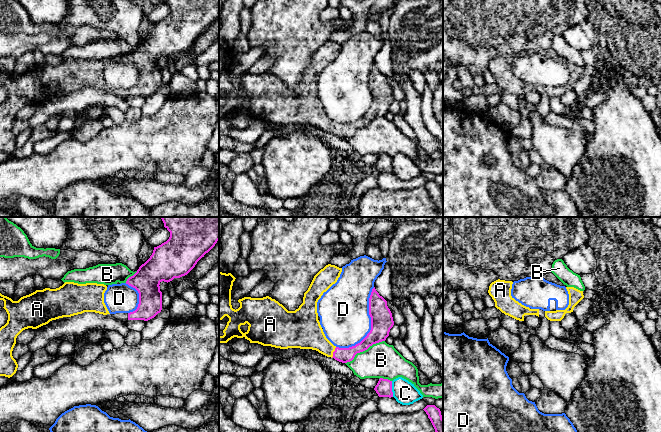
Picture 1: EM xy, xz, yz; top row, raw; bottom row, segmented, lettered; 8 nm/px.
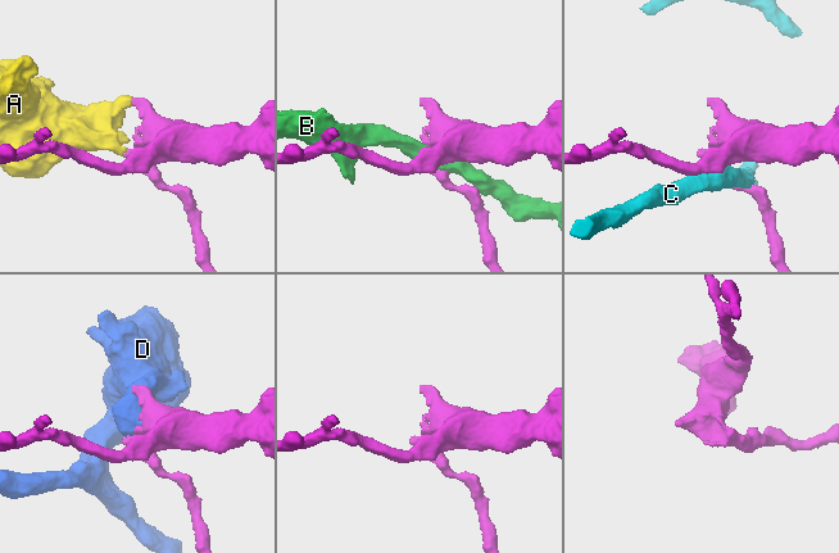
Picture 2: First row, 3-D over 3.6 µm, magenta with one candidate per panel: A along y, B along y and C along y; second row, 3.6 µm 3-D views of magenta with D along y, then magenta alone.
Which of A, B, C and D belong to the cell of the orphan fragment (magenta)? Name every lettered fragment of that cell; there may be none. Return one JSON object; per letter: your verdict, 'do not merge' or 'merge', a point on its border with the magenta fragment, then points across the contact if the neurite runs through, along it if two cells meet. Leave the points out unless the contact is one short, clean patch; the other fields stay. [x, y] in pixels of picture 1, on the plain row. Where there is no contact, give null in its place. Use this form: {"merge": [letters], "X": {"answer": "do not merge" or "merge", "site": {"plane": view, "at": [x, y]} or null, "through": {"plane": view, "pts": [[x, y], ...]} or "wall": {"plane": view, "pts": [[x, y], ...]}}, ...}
{"merge": ["A"], "A": {"answer": "merge", "site": {"plane": "xz", "at": [333, 128]}}, "B": {"answer": "do not merge", "site": {"plane": "xz", "at": [364, 126]}}, "C": {"answer": "do not merge", "site": {"plane": "xz", "at": [391, 165]}}, "D": {"answer": "do not merge", "site": {"plane": "xz", "at": [371, 102]}}}

